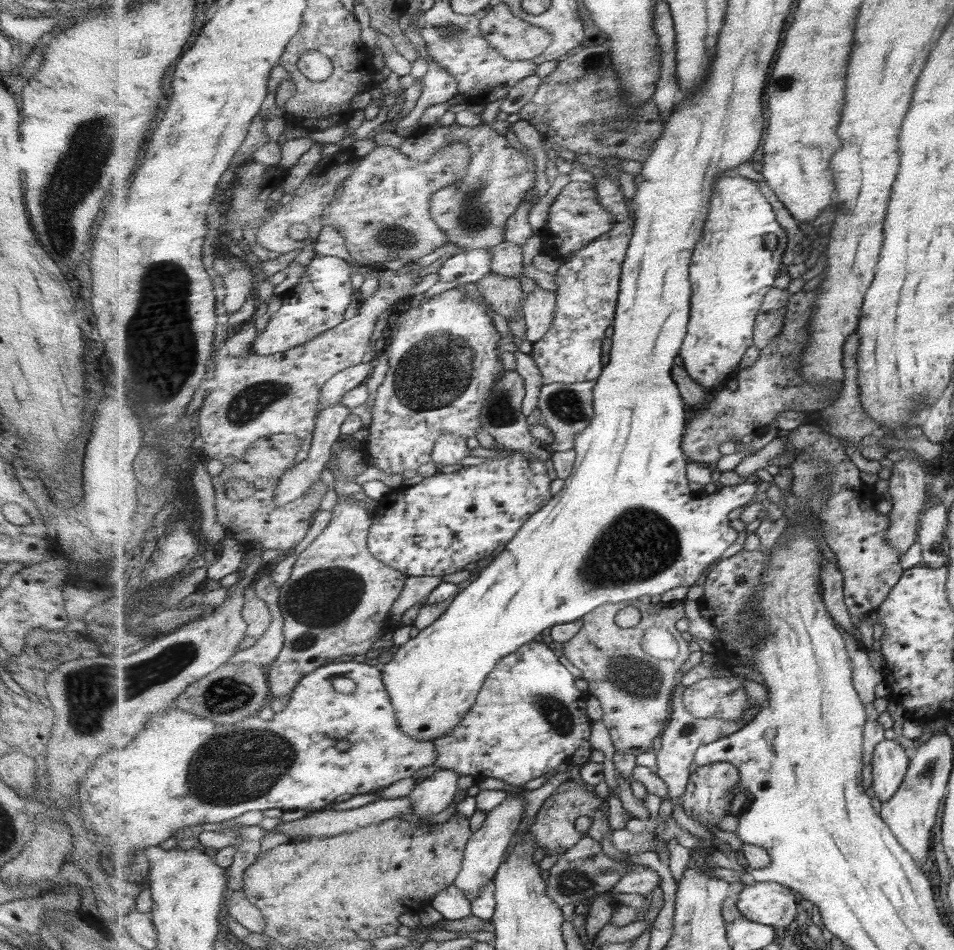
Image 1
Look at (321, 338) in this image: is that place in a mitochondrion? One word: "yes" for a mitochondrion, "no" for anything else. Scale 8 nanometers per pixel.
no

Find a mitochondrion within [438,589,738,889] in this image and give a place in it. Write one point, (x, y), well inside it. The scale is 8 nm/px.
(636, 678)

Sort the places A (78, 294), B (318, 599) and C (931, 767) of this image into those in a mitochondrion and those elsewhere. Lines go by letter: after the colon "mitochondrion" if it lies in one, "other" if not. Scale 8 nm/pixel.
A: other
B: mitochondrion
C: mitochondrion

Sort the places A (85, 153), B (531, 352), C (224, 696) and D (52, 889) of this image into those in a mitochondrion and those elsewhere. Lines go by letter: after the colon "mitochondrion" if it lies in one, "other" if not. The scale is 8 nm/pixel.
A: mitochondrion
B: other
C: mitochondrion
D: other

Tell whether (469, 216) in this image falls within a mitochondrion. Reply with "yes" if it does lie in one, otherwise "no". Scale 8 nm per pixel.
yes

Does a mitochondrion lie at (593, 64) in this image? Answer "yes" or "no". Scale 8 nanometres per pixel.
yes

